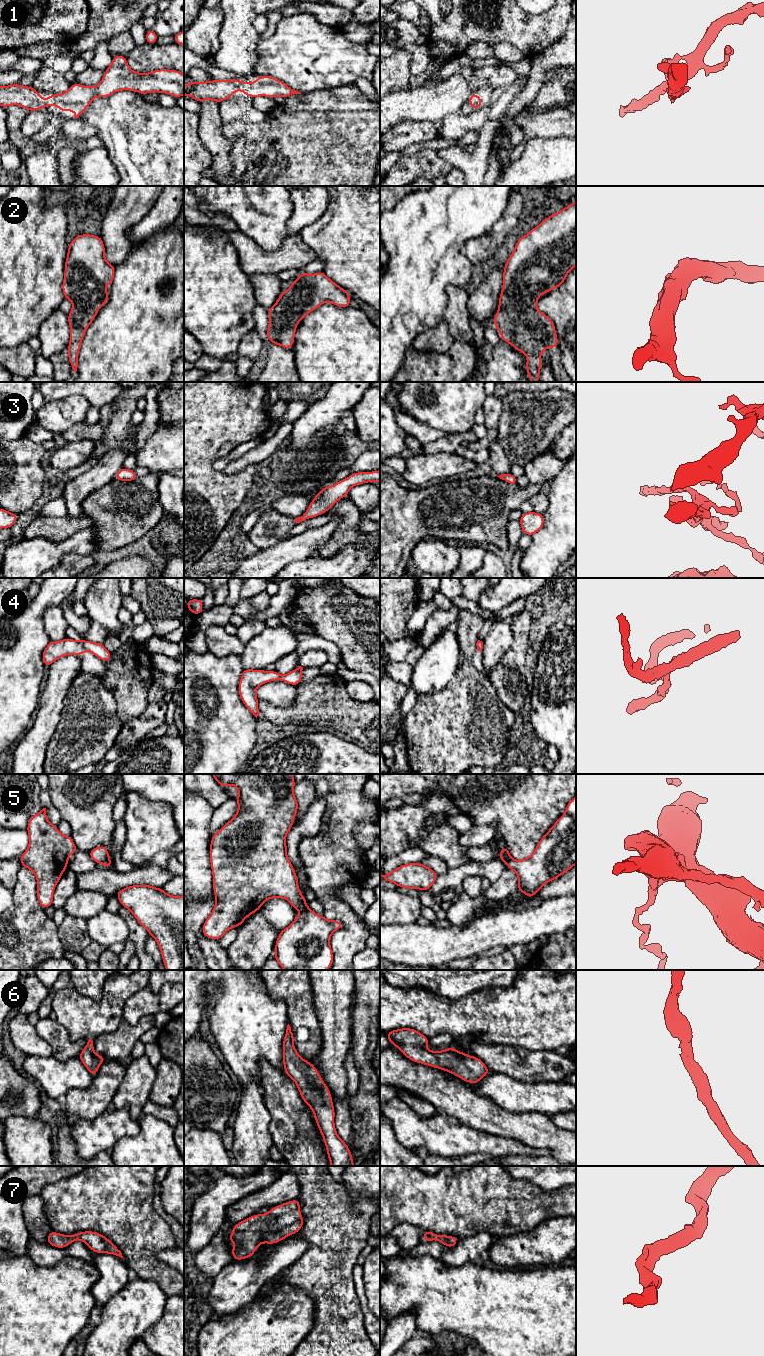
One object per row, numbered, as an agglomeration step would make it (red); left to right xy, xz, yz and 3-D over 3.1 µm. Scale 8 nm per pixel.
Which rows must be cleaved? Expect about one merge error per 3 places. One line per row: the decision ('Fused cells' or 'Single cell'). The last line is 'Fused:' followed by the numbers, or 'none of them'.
1: Single cell
2: Fused cells
3: Fused cells
4: Fused cells
5: Fused cells
6: Single cell
7: Single cell
Fused: 2, 3, 4, 5

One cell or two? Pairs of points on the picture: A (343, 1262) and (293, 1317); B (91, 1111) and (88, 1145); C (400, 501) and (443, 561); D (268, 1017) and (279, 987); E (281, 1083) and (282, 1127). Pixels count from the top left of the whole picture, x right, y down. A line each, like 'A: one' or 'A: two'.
A: two
B: two
C: two
D: two
E: one

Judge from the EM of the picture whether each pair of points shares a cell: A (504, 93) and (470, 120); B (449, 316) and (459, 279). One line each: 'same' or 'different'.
A: same
B: different

